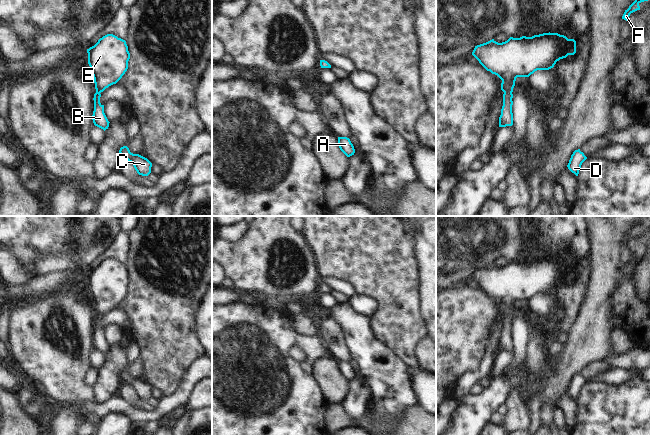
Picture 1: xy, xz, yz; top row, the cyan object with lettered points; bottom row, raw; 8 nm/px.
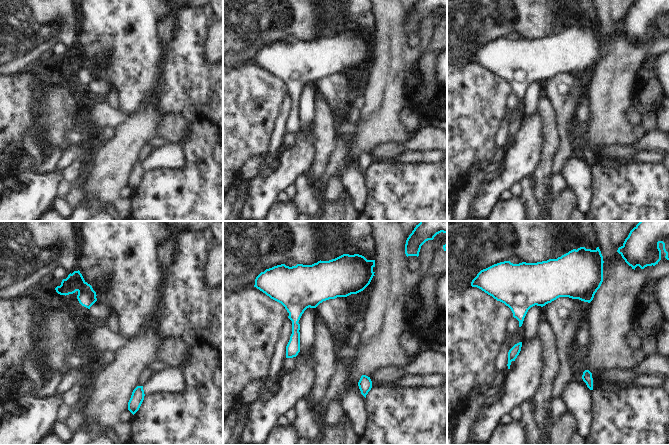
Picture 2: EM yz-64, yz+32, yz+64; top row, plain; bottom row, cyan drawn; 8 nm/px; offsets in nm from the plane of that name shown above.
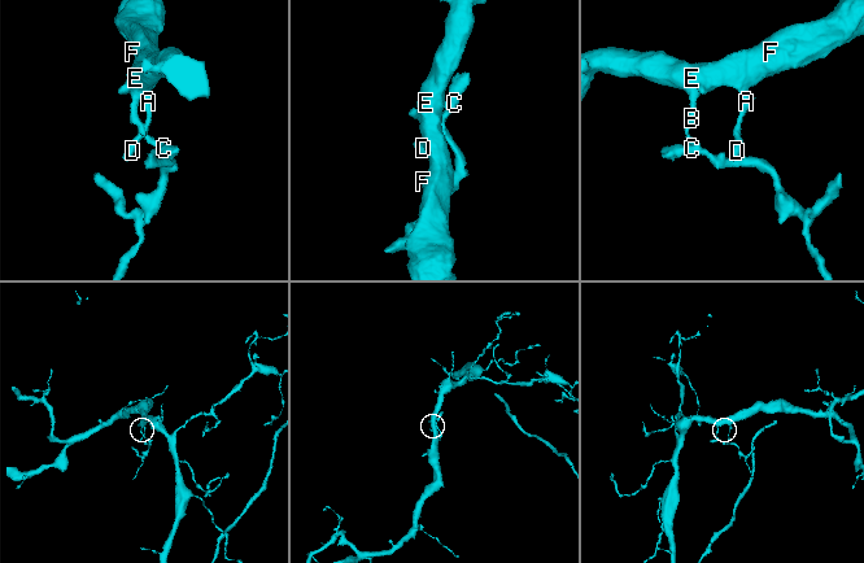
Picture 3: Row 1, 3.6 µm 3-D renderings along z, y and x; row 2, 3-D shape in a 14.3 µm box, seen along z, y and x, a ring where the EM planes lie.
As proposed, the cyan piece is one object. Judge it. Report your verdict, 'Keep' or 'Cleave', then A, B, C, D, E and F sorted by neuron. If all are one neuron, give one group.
Keep. Groups: A B C D E F.

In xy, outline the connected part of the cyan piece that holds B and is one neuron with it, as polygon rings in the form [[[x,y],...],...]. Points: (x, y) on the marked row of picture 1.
[[[107,34],[100,38],[98,42],[87,49],[88,64],[92,71],[94,78],[96,93],[94,94],[94,111],[92,120],[95,126],[103,129],[104,131],[109,127],[109,121],[104,113],[104,105],[100,103],[101,92],[103,92],[109,86],[116,84],[128,69],[128,61],[130,59],[130,53],[126,41],[118,38],[113,34]]]

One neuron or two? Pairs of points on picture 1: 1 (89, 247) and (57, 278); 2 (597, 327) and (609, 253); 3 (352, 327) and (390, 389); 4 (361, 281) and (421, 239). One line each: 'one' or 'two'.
1: one
2: one
3: one
4: two

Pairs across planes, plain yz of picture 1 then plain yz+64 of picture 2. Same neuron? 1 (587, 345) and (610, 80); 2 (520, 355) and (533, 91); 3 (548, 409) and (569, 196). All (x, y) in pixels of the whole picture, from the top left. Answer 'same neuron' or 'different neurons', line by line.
1: same neuron
2: same neuron
3: different neurons

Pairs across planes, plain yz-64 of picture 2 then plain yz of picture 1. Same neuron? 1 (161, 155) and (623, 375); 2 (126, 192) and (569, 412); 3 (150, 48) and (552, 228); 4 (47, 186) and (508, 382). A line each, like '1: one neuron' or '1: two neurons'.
1: one neuron
2: two neurons
3: one neuron
4: one neuron

